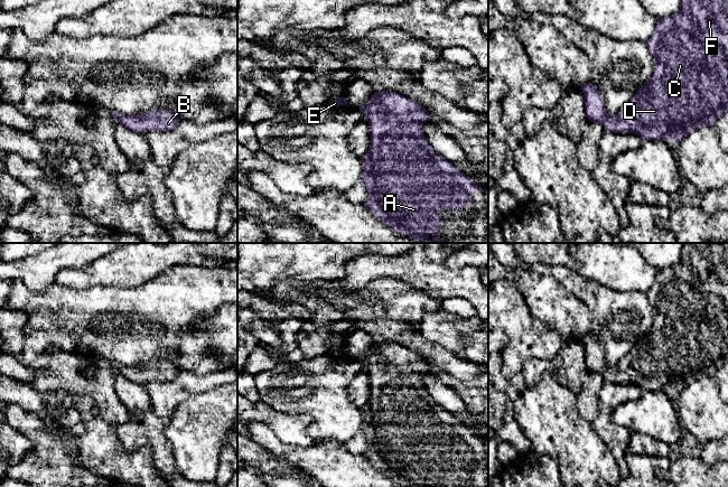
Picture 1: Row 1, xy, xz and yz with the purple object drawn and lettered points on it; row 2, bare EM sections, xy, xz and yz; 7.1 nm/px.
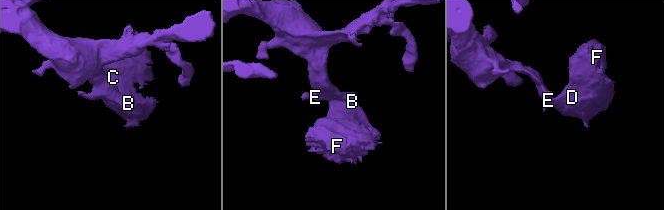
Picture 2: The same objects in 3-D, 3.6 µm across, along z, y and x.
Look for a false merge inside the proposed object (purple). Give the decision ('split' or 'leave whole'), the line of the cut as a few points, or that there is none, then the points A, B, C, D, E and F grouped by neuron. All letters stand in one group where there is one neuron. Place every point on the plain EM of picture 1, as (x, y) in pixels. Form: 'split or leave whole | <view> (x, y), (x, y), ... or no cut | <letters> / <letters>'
leave whole | no cut | A B C D E F

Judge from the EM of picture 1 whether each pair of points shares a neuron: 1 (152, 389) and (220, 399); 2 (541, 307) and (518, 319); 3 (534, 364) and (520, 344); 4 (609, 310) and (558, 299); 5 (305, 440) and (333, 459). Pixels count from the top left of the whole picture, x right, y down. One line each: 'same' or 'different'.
1: different
2: different
3: different
4: different
5: different

